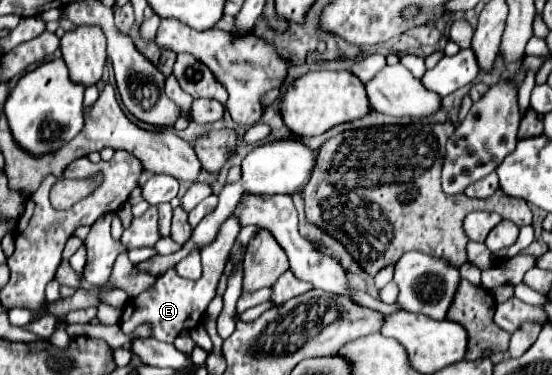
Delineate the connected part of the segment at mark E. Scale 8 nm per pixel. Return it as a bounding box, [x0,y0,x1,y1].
[121,217,241,343]

